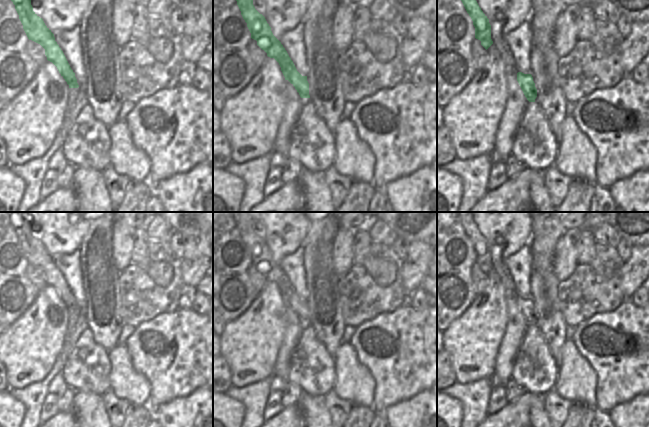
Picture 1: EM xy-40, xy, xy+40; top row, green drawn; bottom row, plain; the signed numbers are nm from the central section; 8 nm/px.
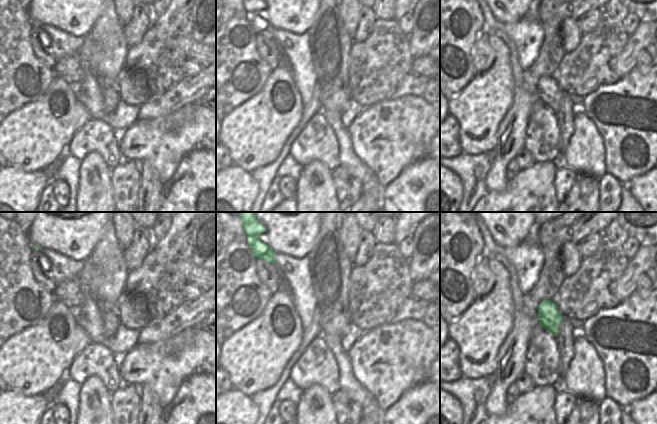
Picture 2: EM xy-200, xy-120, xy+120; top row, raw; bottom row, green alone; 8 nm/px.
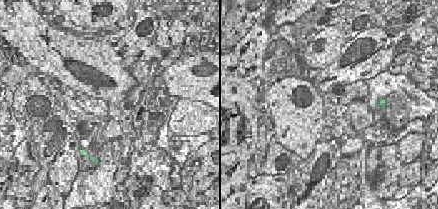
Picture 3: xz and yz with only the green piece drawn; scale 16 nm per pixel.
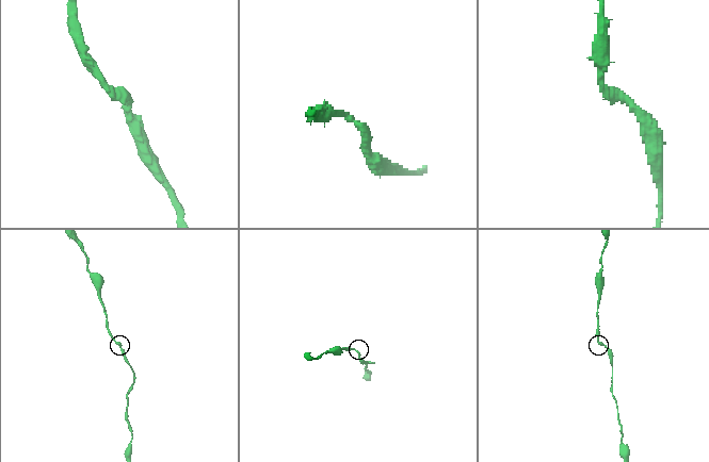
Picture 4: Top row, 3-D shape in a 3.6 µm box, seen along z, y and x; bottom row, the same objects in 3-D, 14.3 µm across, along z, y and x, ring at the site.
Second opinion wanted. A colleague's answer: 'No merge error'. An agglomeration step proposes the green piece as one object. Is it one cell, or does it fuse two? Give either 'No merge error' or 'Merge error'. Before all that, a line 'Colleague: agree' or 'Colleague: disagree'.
Colleague: agree
No merge error

